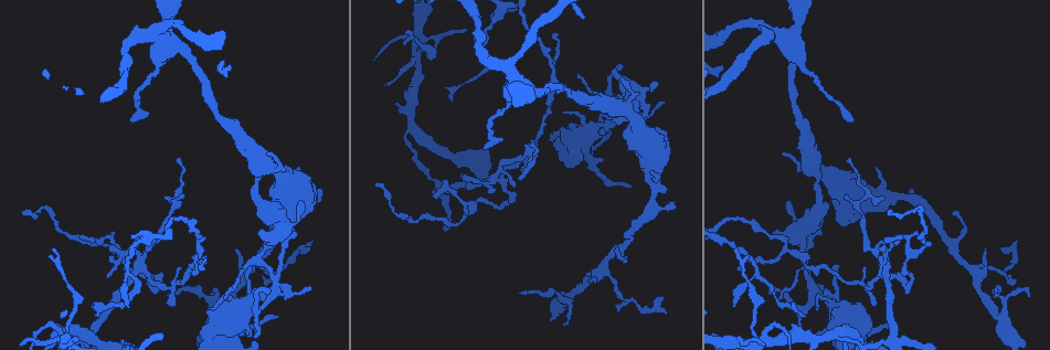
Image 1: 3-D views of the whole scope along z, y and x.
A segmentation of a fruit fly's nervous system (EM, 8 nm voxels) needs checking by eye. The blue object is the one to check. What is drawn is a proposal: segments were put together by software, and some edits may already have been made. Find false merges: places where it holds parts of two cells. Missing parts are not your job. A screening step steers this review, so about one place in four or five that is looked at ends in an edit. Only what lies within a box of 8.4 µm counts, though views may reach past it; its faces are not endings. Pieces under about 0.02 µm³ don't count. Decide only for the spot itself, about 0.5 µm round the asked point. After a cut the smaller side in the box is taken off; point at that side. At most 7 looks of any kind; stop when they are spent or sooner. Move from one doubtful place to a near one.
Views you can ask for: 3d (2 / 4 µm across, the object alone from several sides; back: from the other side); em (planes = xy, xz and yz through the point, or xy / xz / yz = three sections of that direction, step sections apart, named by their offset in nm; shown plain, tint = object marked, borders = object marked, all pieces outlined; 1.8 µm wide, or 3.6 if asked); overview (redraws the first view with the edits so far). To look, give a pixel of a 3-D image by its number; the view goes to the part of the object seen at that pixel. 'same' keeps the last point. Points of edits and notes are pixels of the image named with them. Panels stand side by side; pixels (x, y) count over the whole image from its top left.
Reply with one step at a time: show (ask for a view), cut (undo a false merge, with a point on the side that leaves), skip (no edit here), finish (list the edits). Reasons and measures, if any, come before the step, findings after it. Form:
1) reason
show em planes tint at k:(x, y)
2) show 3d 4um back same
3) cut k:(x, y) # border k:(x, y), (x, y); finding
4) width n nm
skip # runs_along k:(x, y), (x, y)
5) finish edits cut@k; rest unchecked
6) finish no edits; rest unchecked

thin neck
show 3d 4um at 1:(569, 295)

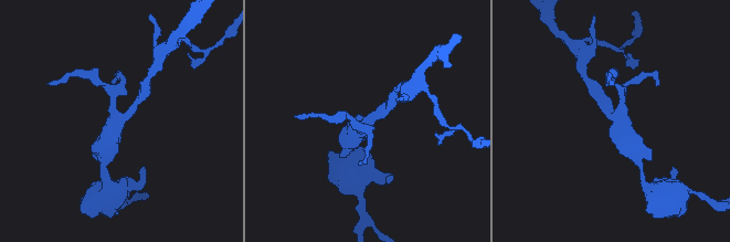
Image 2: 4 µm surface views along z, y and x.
now the EM
show em planes tint at 2:(366, 123)

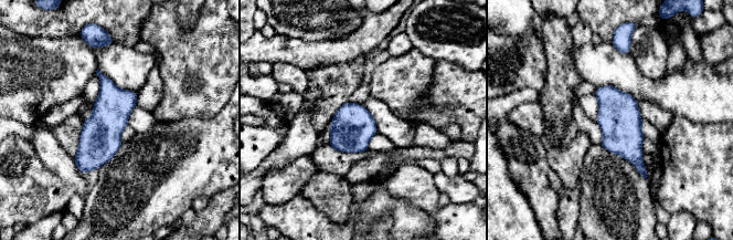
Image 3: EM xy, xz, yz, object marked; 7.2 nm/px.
width 280 nm
skip # one cell here

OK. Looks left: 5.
sharp bend
show em planes plain at 1:(499, 178)

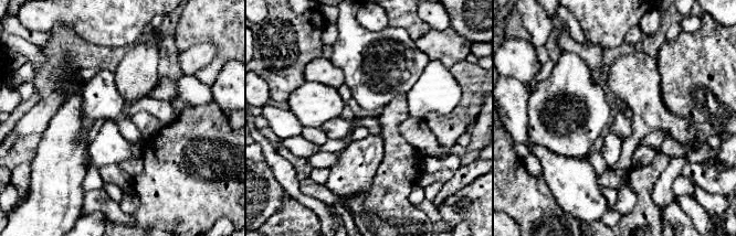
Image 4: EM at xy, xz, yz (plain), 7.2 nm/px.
show em planes tint same

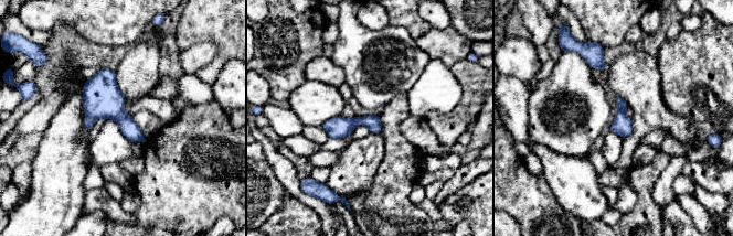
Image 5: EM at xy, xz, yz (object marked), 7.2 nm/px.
skip # continuous, no second cell

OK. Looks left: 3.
branch point
show 3d 2um at 1:(270, 295)

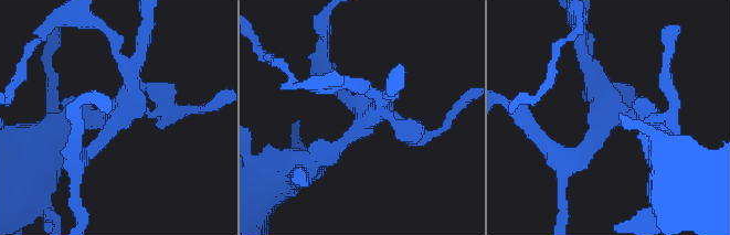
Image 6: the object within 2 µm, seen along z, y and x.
show em planes borders at 6:(608, 115)

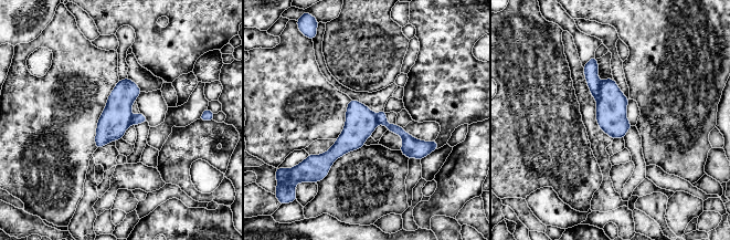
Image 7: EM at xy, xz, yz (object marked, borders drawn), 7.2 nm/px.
width 220 nm
cut 7:(611, 112) # border 7:(599, 82), (600, 100), (598, 102); a second cell is stuck on

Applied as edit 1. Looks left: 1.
finish edits cut@7; rest unchecked

